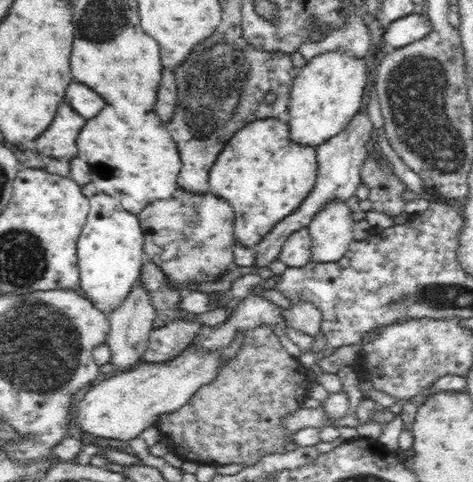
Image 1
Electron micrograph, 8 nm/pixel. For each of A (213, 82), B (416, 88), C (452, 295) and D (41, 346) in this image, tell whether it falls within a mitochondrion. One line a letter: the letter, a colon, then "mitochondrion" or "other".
A: mitochondrion
B: mitochondrion
C: mitochondrion
D: mitochondrion

